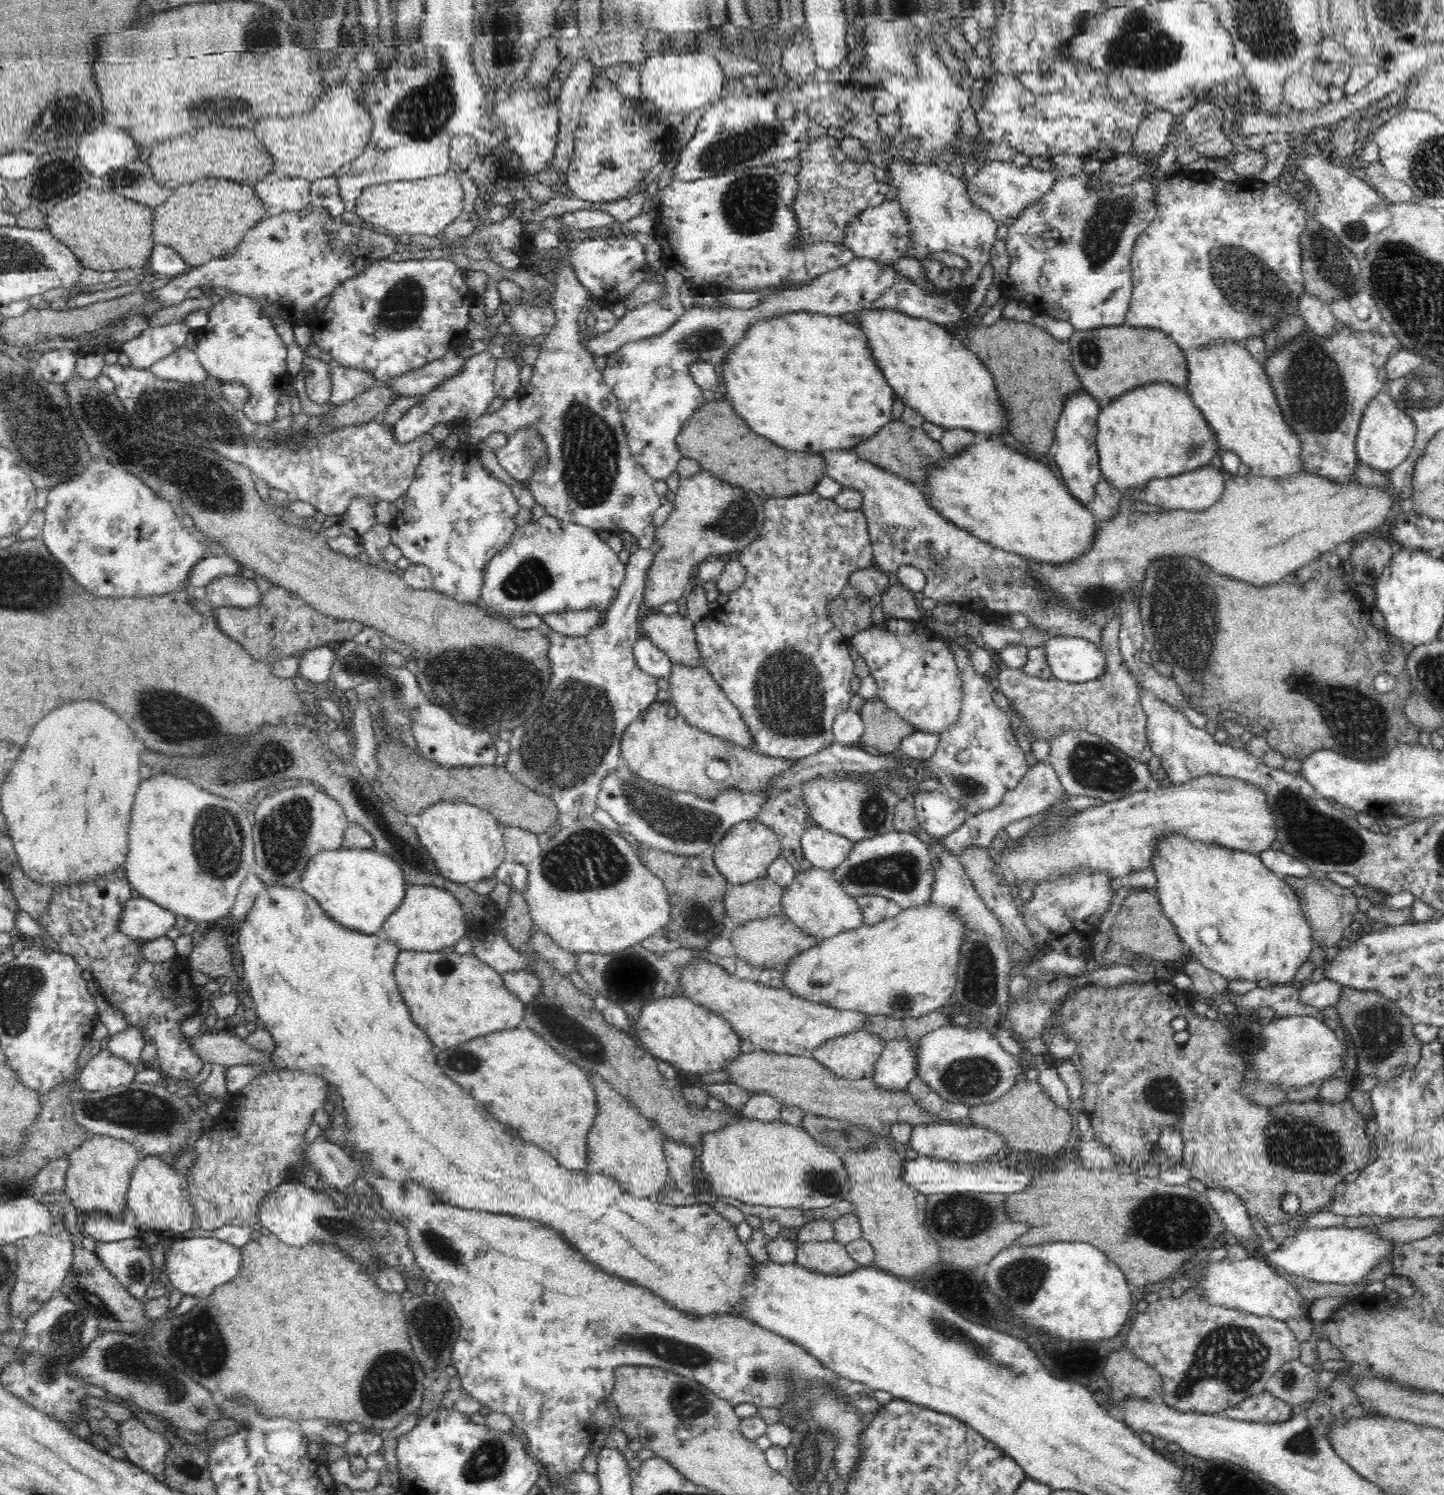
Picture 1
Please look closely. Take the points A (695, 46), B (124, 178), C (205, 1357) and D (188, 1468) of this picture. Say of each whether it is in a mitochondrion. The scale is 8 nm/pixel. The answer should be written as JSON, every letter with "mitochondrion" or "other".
{"A":"other","B":"mitochondrion","C":"mitochondrion","D":"mitochondrion"}

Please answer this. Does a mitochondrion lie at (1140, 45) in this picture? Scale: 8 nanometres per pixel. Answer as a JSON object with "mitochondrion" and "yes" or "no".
{"mitochondrion":"yes"}

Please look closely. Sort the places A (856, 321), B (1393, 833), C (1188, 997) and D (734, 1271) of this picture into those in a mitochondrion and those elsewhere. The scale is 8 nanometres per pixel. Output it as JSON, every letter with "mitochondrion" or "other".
{"A":"other","B":"other","C":"other","D":"other"}

